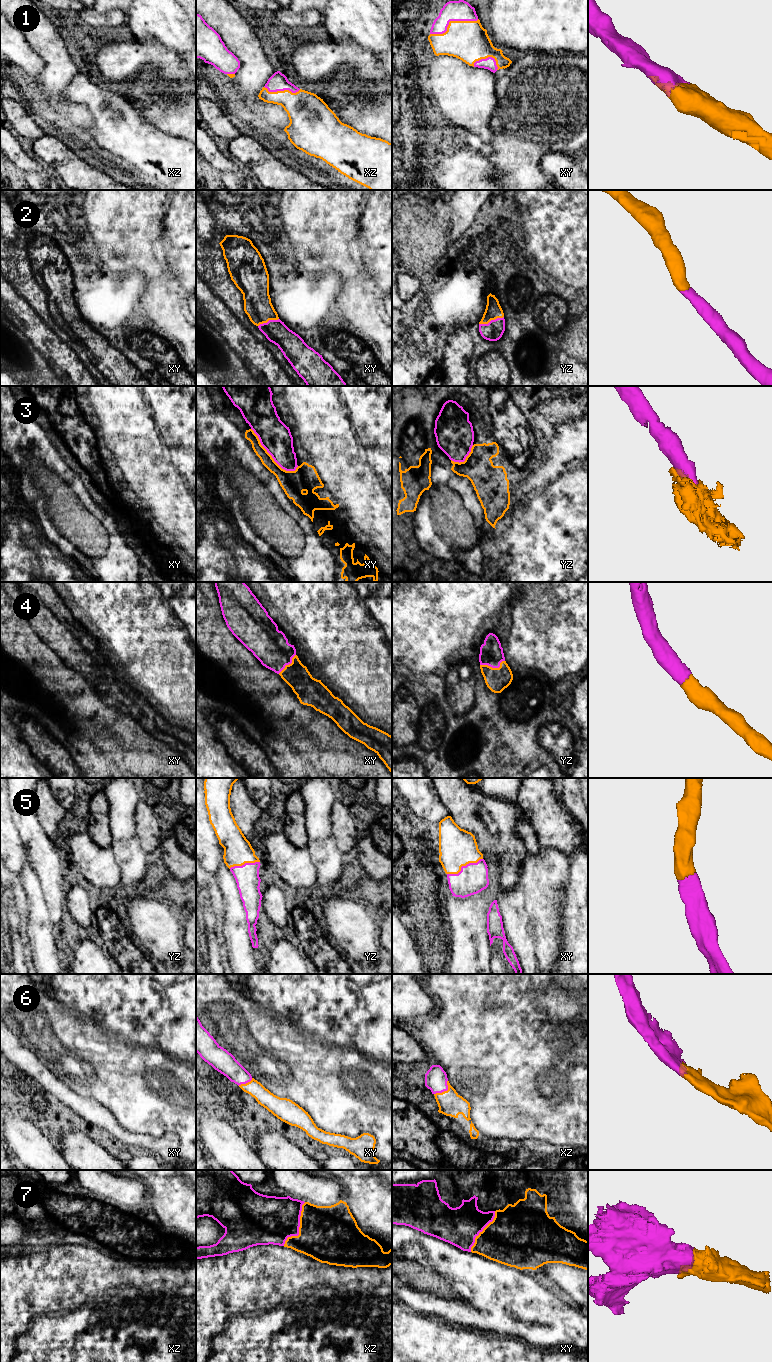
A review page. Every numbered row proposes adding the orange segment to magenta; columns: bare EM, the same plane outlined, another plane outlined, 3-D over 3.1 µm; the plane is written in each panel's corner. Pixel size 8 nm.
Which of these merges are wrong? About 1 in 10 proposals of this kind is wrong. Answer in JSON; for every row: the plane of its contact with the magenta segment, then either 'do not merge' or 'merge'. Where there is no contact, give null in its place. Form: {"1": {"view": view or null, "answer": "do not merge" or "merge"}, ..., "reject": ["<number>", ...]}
{"1": {"view": "xy", "answer": "merge"}, "2": {"view": "yz", "answer": "merge"}, "3": {"view": "xy", "answer": "merge"}, "4": {"view": "yz", "answer": "merge"}, "5": {"view": "xy", "answer": "merge"}, "6": {"view": "xz", "answer": "merge"}, "7": {"view": "xz", "answer": "merge"}, "reject": []}

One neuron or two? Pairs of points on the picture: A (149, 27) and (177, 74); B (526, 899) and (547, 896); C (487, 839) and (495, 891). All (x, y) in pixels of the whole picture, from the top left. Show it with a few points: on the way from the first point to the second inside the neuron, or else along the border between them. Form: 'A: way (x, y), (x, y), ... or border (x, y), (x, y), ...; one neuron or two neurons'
A: border (136, 38), (152, 37), (177, 54); two neurons
B: way (531, 899), (542, 896); one neuron
C: border (498, 866), (500, 868), (499, 887), (501, 889); two neurons

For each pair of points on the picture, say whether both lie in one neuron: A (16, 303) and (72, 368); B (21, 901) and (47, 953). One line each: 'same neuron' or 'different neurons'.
A: same neuron
B: different neurons

